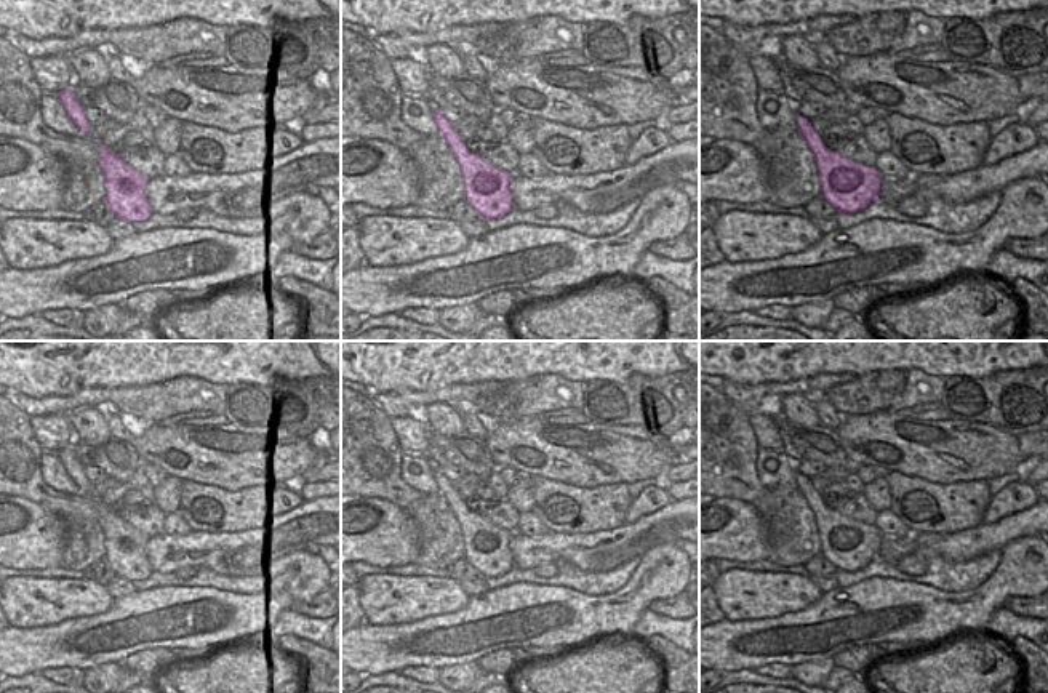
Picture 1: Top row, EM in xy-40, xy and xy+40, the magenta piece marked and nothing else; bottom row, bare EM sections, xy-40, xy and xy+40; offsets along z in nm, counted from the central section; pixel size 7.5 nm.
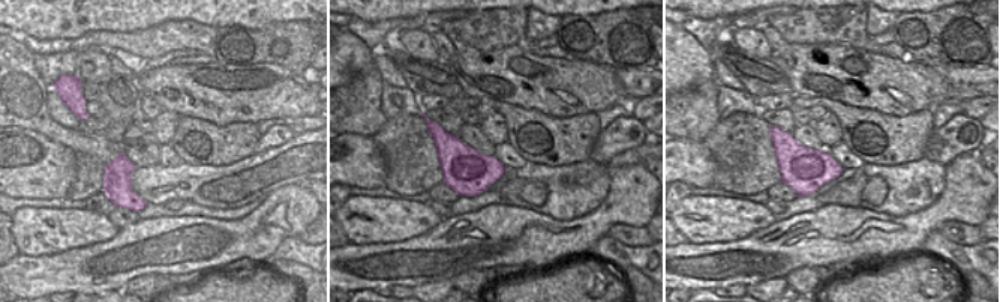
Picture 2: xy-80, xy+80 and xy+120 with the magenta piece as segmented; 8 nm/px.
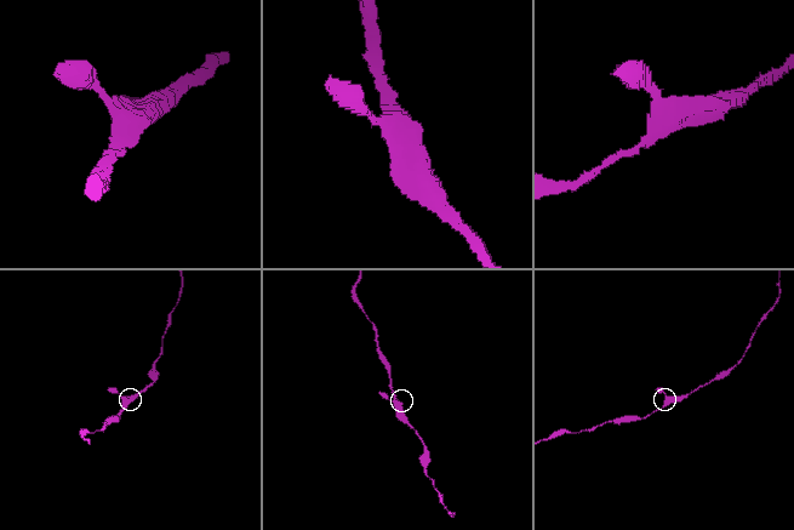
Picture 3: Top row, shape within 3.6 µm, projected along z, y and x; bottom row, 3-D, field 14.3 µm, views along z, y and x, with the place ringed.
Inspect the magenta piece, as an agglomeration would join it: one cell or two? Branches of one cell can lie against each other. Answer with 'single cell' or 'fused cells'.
single cell

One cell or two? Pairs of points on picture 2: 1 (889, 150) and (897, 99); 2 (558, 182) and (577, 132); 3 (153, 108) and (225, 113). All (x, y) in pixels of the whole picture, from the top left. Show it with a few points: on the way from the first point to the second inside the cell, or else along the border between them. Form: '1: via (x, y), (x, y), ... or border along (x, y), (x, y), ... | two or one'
1: border along (859, 107), (897, 116), (907, 116), (928, 108) | two
2: border along (588, 158), (559, 166), (529, 163) | two
3: border along (140, 95), (149, 95), (164, 110) | two

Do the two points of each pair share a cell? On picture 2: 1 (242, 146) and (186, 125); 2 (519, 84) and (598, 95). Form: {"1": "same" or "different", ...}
{"1": "same", "2": "same"}

